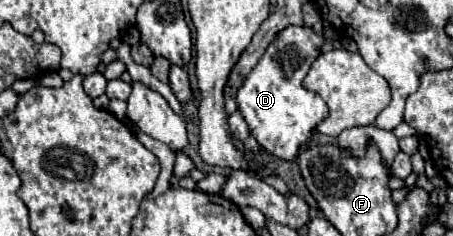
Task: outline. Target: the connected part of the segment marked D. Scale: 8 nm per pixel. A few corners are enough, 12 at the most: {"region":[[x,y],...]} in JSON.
{"region":[[285,27],[235,93],[251,135],[295,161],[329,115],[303,89],[321,47]]}

